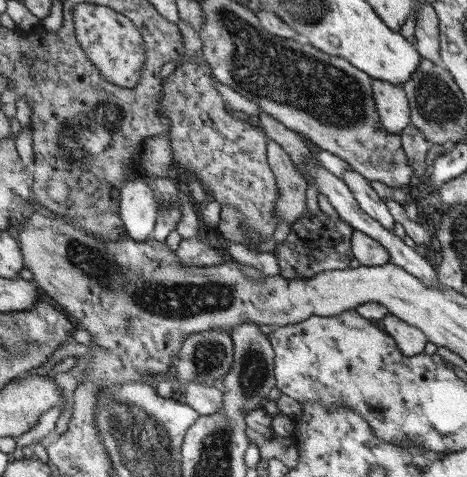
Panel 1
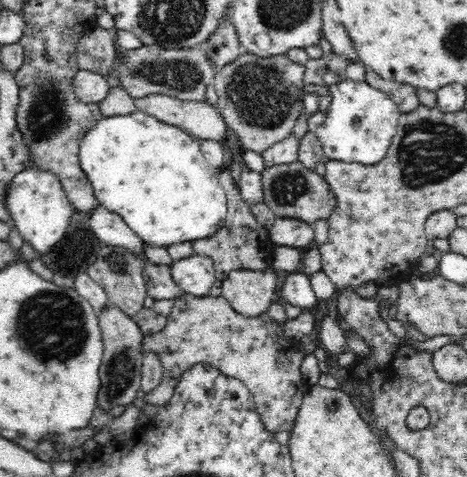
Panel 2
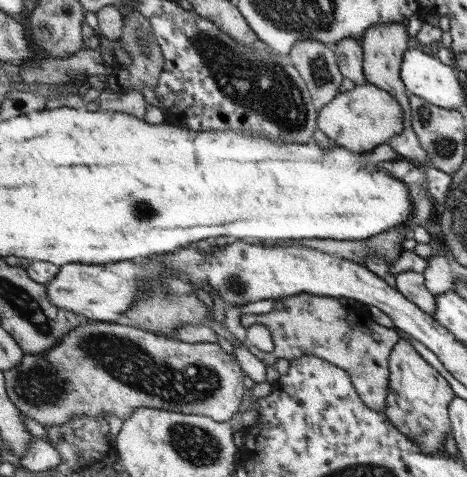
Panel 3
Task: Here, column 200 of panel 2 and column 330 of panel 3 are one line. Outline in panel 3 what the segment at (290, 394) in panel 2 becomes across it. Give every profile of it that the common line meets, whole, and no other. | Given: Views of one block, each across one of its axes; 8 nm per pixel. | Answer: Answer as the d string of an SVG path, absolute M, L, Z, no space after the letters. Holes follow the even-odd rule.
M299 294L285 298L273 306L273 312L269 314L249 314L243 316L243 324L249 330L253 324L265 324L273 332L273 340L277 344L275 352L263 352L257 346L249 346L251 354L261 360L267 370L271 372L271 366L277 364L277 360L285 358L287 362L303 358L303 356L317 356L323 360L329 360L331 364L337 364L339 368L345 368L349 376L353 376L353 384L357 386L357 392L365 400L365 404L377 412L387 414L389 408L389 392L391 392L391 356L393 348L397 346L399 328L385 330L385 340L379 340L377 332L373 328L367 328L369 324L361 322L349 308L341 304L339 298L331 296L317 296L317 294Z

